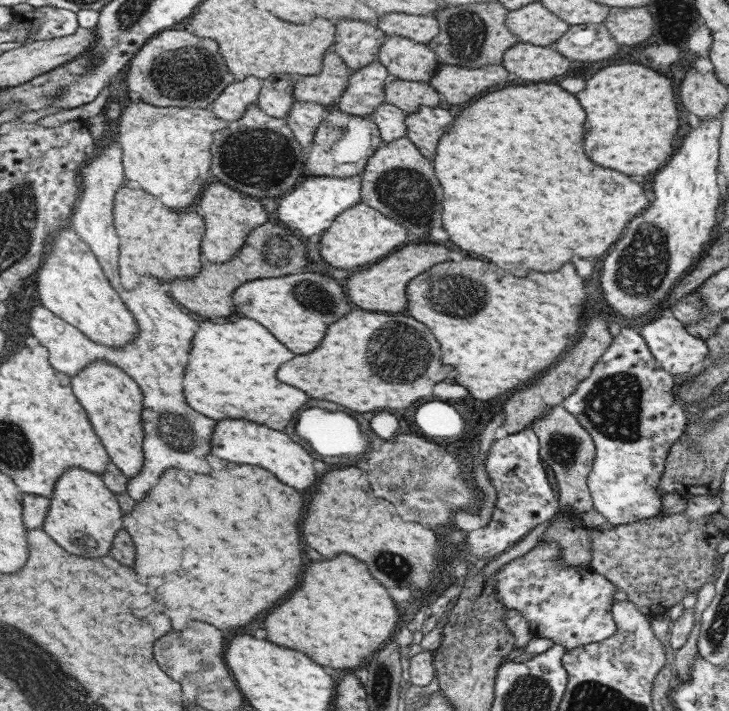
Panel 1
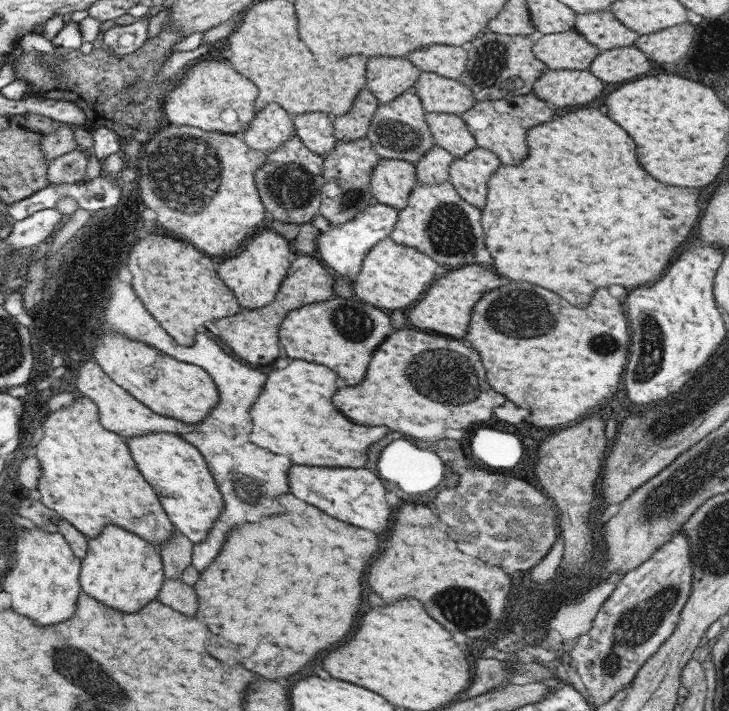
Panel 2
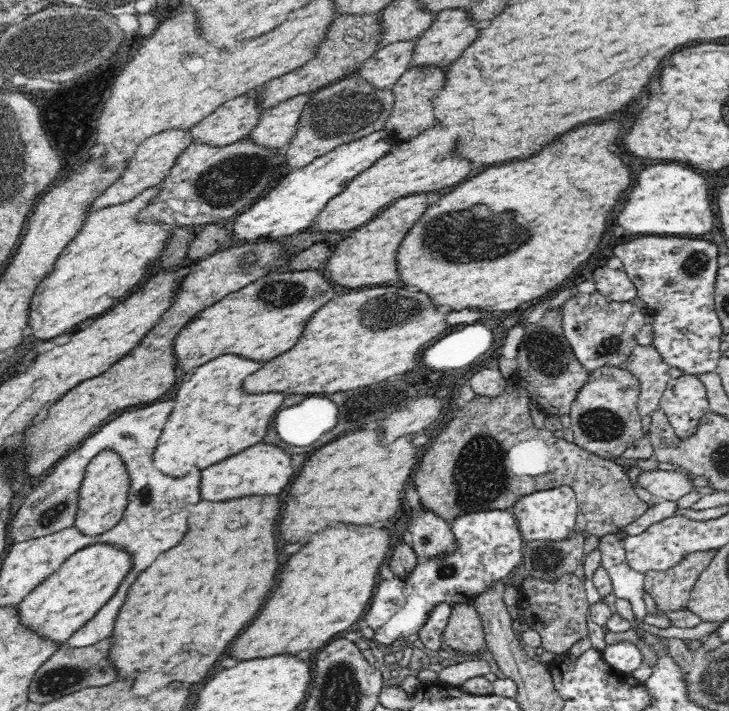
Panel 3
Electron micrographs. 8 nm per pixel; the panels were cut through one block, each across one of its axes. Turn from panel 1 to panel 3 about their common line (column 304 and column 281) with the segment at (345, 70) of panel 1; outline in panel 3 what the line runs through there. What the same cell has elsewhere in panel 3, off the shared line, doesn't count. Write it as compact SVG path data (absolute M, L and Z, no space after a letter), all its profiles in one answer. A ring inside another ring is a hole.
M378 14L374 15L336 15L330 26L326 28L326 36L320 40L314 58L310 58L300 68L283 74L258 87L256 92L256 105L258 109L266 110L276 106L279 102L289 98L314 93L322 87L335 82L336 78L353 75L366 58L370 58L378 48L380 38L380 25L376 23Z

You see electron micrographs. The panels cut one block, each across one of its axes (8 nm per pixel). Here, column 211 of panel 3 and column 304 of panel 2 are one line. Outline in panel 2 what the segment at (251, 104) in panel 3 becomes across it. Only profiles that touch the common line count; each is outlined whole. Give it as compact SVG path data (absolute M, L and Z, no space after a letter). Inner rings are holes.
M303 112L291 116L291 119L295 136L307 150L322 158L333 150L336 140L333 136L333 119L327 113Z

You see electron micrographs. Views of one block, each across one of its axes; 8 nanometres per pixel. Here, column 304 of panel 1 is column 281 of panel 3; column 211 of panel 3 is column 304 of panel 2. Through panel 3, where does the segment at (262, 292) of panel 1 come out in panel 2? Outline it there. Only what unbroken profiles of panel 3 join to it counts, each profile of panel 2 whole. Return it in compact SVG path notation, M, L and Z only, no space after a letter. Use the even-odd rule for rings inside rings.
M333 296L329 301L309 304L285 314L278 331L278 340L282 356L326 366L341 378L341 382L355 386L363 380L373 350L394 332L388 312L357 299Z

